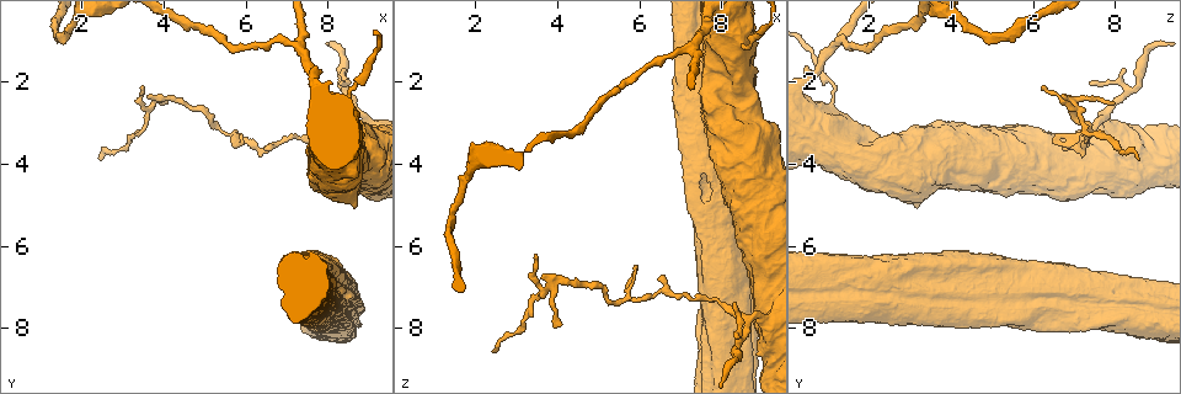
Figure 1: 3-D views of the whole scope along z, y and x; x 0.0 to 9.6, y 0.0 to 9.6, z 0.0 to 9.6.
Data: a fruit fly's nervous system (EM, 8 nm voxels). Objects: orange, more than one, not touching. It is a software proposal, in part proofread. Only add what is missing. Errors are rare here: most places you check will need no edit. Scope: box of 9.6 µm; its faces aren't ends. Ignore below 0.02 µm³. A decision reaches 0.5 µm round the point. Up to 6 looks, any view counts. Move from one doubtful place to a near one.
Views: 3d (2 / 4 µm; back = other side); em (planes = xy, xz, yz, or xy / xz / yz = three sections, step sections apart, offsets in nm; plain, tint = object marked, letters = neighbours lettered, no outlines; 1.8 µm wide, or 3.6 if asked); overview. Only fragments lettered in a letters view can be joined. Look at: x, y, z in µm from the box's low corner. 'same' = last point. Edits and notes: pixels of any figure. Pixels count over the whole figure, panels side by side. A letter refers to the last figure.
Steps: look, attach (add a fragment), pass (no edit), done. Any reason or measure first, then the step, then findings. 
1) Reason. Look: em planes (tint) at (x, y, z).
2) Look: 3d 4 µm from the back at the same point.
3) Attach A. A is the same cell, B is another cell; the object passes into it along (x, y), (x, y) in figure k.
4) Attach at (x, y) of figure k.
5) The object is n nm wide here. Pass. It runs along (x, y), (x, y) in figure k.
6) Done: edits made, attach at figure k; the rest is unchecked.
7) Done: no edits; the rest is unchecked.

Abrupt turn. Look: em 3.6 µm planes (plain) at (7.65, 6.75, 3.90).

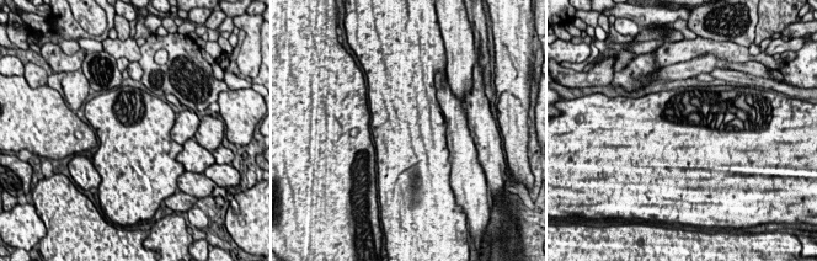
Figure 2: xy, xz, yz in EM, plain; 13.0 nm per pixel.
With the object marked. Look: em 3.6 µm planes (tint) at the same point.

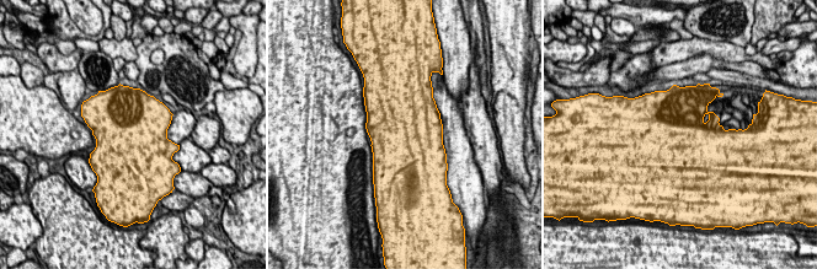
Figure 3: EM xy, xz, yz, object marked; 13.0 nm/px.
Look: em 3.6 µm planes (letters) at the same point.

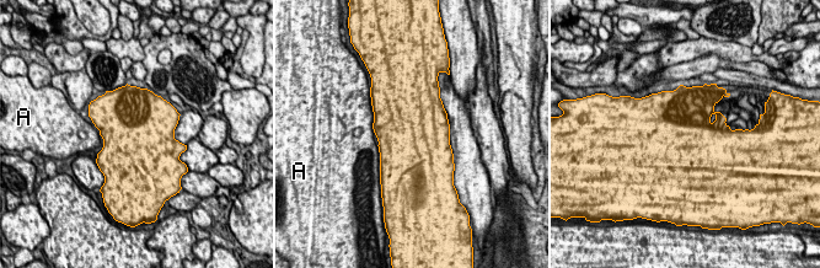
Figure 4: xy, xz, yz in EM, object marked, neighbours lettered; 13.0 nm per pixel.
The longest contact is with A, 240 nm. Pass. A is another cell; none of them fits.

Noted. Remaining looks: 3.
Look: em 3.6 µm planes (plain) at (3.85, 2.40, 6.90).

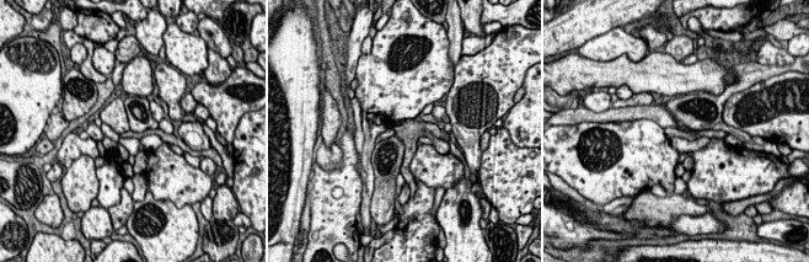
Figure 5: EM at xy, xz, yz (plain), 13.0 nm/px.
Look: em 3.6 µm planes (letters) at the same point.

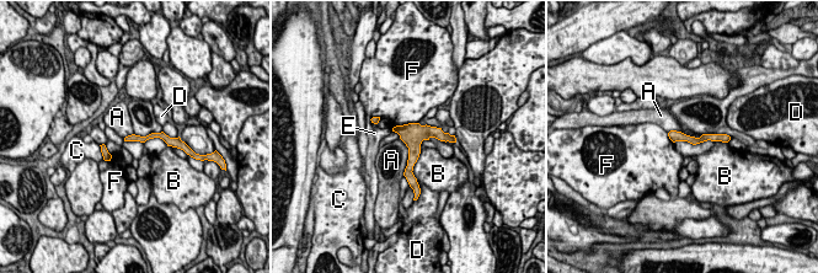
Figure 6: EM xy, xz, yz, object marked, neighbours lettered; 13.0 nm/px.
Pass. A, B, C, D, E and F are other cells; a border runs along (399, 138), (407, 148), (404, 175) in figure 6; none of them fits.

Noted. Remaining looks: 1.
Done: no edits; the rest is unchecked.

